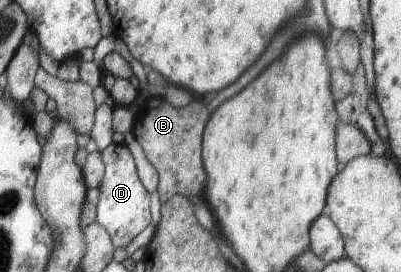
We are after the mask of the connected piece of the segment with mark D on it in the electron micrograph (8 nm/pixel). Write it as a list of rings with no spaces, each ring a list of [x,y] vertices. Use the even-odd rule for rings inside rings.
[[[112,143],[101,152],[106,170],[98,187],[97,221],[110,232],[115,247],[124,248],[152,223],[150,191],[141,180],[134,154],[127,145]]]

